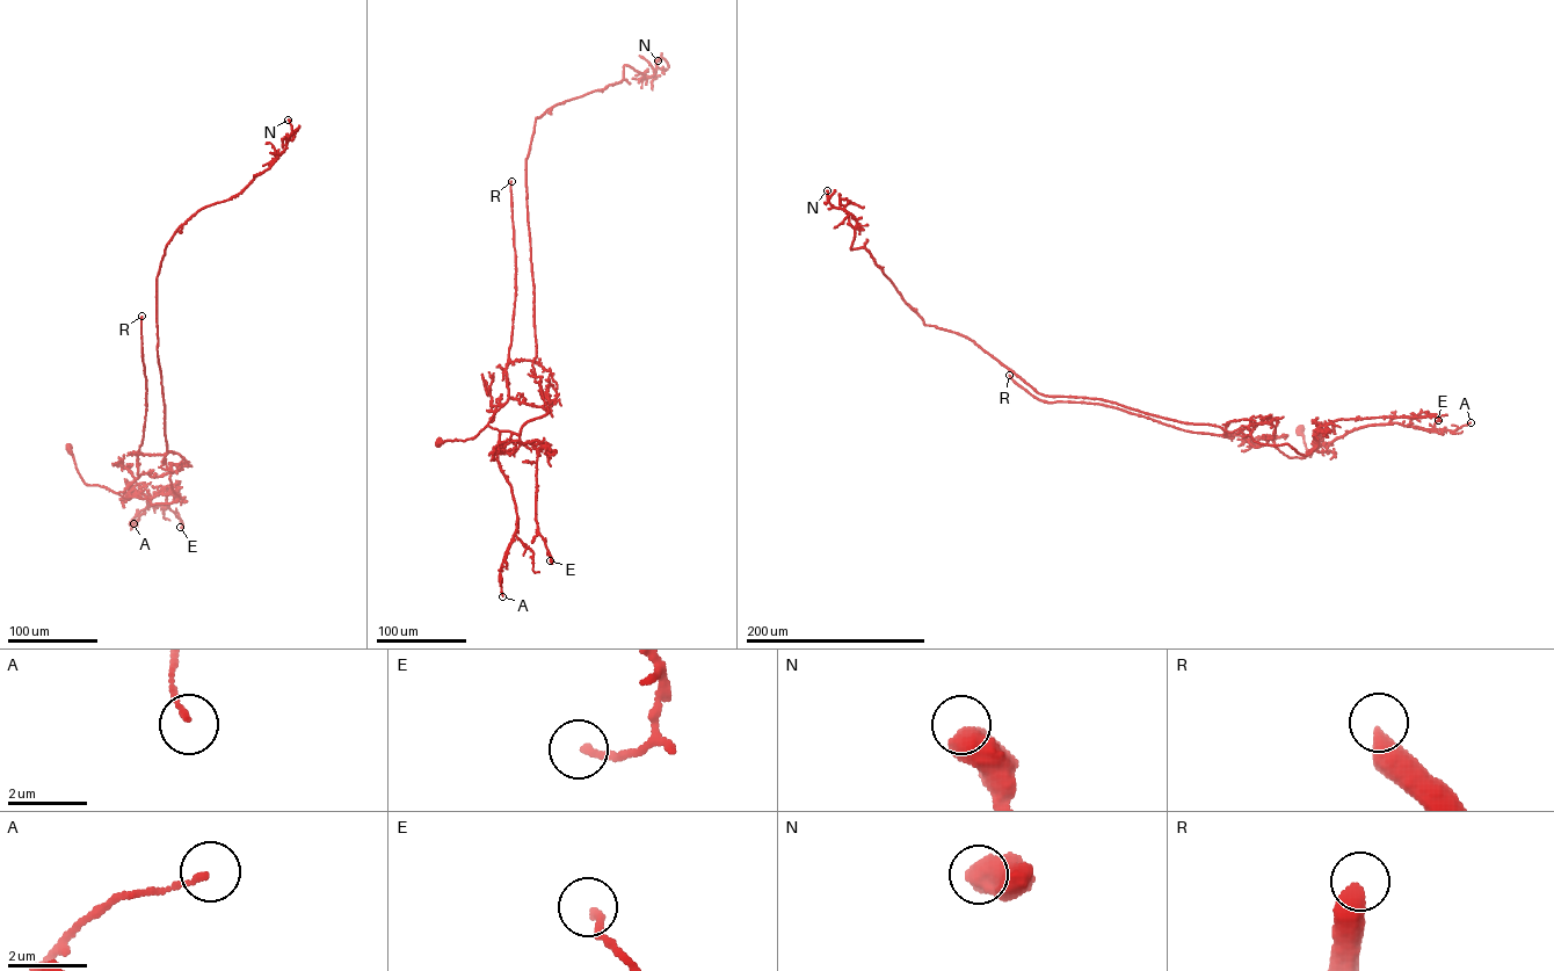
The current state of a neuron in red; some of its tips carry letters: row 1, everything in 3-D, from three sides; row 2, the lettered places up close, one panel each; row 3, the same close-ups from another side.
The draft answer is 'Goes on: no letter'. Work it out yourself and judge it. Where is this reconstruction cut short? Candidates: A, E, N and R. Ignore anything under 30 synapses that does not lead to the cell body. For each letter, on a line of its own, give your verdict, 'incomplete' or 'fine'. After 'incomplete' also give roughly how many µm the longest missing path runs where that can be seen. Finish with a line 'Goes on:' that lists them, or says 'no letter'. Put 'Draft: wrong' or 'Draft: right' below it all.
A: fine
E: fine
N: fine
R: incomplete; about 450 µm are missing
Goes on: R
Draft: wrong

